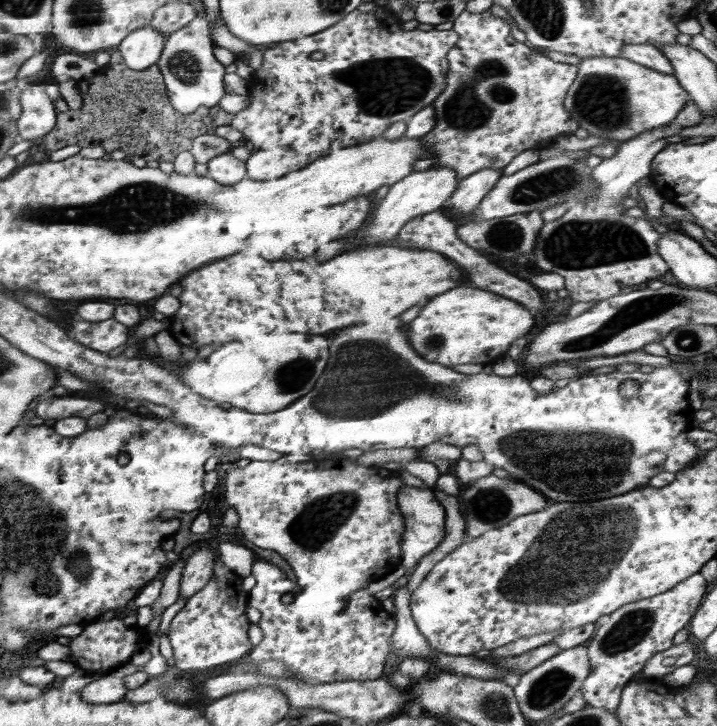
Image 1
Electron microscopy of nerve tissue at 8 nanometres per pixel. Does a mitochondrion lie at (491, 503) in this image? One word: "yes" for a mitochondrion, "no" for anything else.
yes

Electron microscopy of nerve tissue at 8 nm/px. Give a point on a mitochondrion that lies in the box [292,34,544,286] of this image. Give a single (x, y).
(388, 87)

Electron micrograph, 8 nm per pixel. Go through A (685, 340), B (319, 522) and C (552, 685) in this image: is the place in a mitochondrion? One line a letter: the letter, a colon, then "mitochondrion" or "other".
A: mitochondrion
B: mitochondrion
C: mitochondrion

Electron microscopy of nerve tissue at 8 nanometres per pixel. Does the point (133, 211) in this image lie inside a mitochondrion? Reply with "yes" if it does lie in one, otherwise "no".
yes

